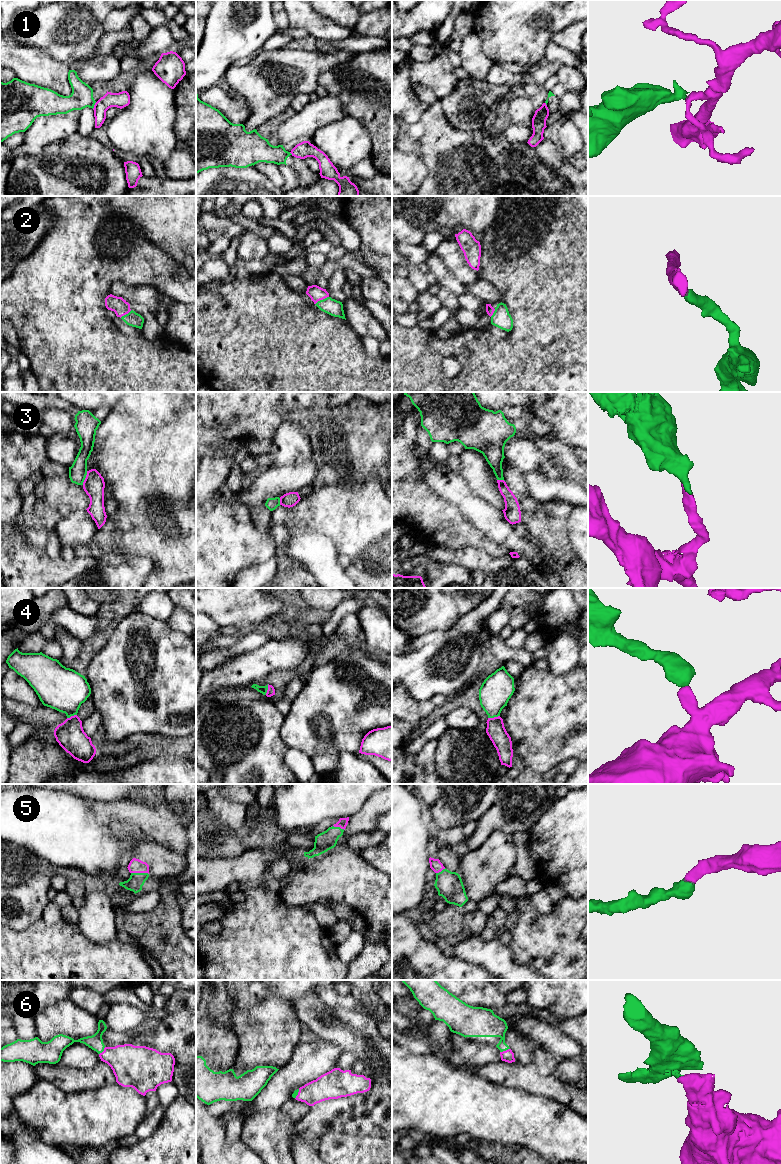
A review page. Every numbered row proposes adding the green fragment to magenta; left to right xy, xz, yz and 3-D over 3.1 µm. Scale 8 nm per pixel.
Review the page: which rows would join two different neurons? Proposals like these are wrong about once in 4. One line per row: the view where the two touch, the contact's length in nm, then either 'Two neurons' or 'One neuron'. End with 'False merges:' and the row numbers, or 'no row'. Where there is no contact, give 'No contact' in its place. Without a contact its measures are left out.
1: Touches magenta in xy. Shared border 70 nm. Two neurons
2: Touches magenta in xz. Shared border 130 nm. One neuron
3: Touches magenta in xy. Shared border 120 nm. One neuron
4: Touches magenta in yz. Shared border 100 nm. One neuron
5: Touches magenta in xy. Shared border 140 nm. One neuron
6: Touches magenta in yz. Shared border 90 nm. One neuron
False merges: 1

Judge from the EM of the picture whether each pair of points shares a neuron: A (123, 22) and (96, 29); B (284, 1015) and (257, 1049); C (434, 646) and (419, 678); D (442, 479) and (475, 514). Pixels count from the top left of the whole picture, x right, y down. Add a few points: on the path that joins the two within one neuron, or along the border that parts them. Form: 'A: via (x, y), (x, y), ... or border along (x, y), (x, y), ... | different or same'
A: border along (112, 10), (104, 22), (105, 32) | different
B: via (276, 1023), (268, 1031), (267, 1037), (263, 1041) | same
C: via (430, 654), (425, 661), (425, 670) | same
D: via (451, 488), (468, 505) | same

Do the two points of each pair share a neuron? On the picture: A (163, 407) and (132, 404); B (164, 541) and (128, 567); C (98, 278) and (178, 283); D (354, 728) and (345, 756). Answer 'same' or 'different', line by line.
A: same
B: different
C: different
D: different

